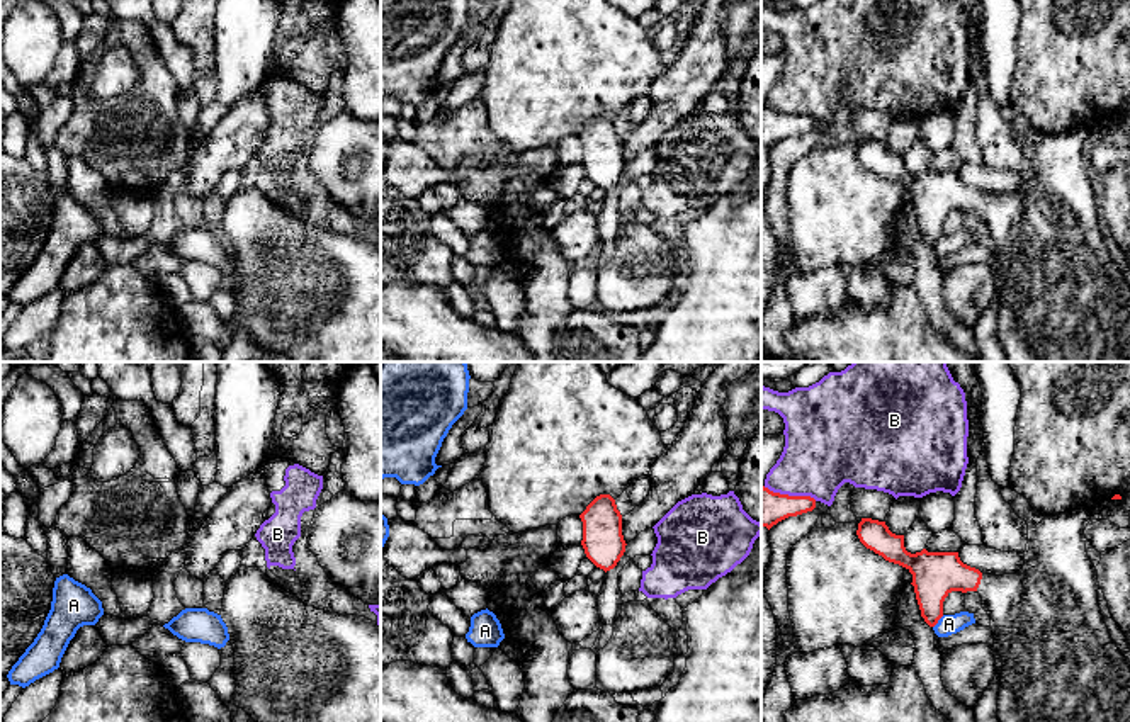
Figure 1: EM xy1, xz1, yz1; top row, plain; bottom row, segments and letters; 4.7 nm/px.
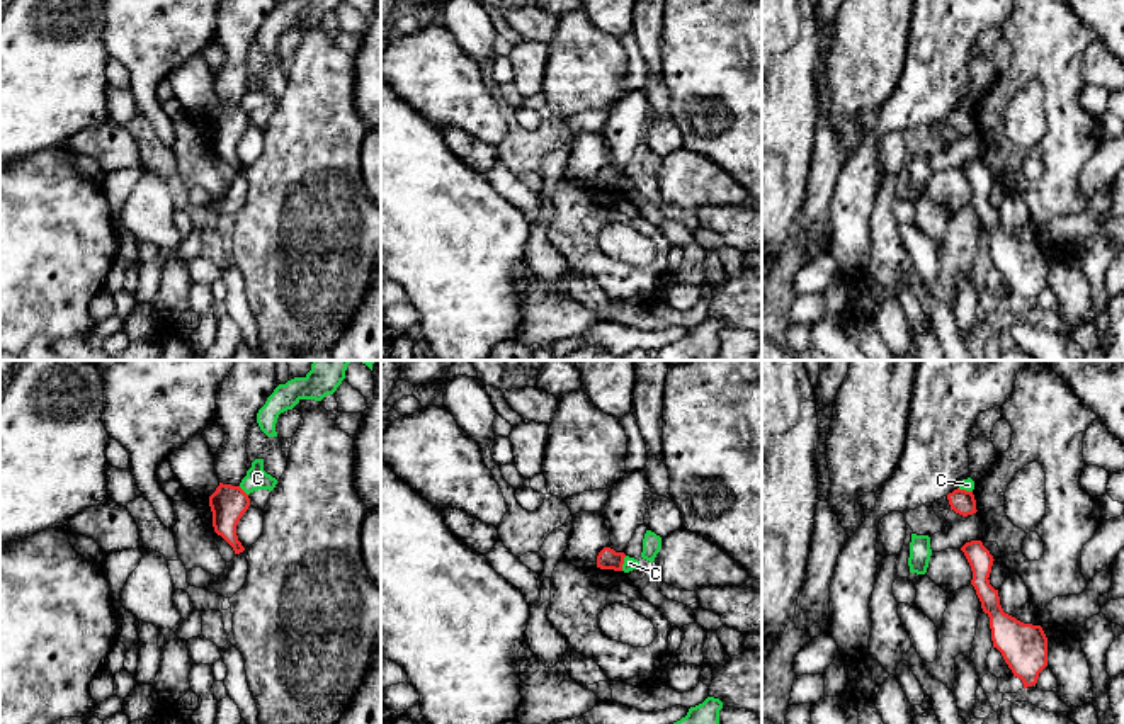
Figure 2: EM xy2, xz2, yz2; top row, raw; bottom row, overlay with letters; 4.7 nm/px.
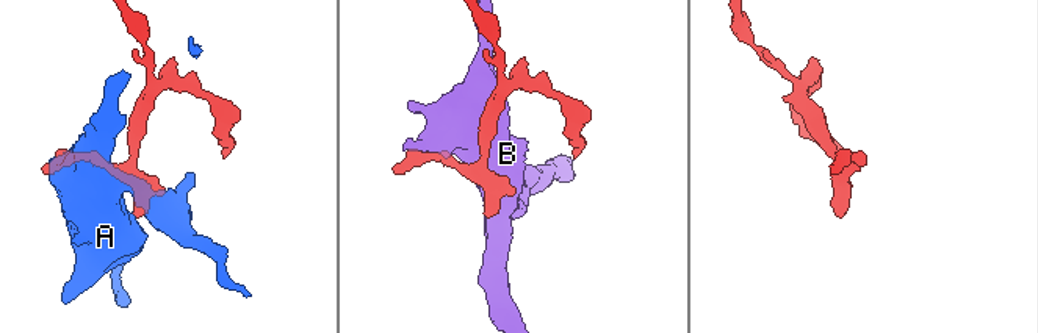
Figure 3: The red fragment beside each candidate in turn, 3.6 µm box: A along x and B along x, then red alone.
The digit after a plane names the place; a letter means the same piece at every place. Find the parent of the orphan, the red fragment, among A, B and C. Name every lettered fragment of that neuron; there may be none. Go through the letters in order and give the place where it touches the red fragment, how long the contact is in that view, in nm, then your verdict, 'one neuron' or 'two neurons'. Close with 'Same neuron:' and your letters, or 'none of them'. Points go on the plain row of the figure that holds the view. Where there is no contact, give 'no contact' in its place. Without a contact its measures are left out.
A: yz1 (937, 242) | 80 nm | two neurons
B: yz1 (790, 116) | 260 nm | two neurons
C: xz2 (623, 182) | 80 nm | two neurons
Same neuron: none of them

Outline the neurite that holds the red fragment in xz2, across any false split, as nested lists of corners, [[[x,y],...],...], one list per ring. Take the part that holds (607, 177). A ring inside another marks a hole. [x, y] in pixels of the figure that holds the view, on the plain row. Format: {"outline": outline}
{"outline": [[[604,167],[597,175],[597,187],[622,190],[624,177],[624,172],[616,172],[610,167]]]}

